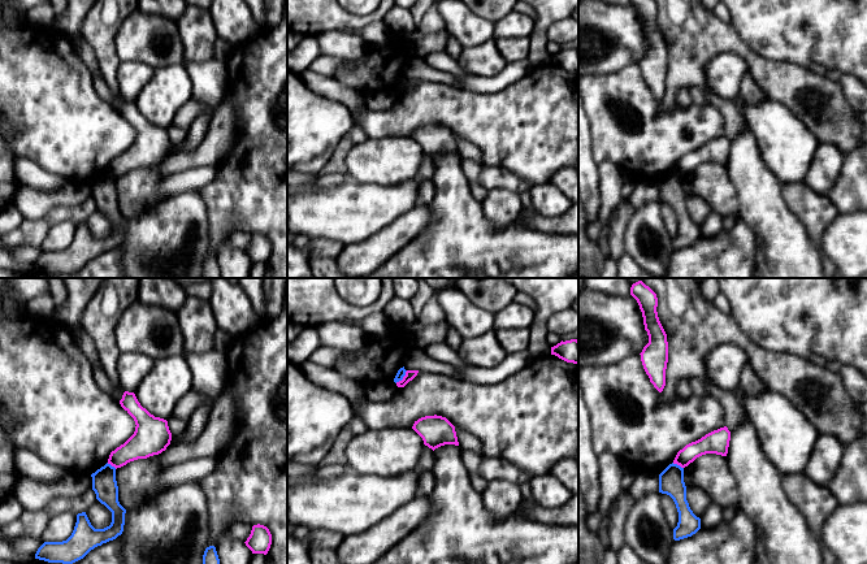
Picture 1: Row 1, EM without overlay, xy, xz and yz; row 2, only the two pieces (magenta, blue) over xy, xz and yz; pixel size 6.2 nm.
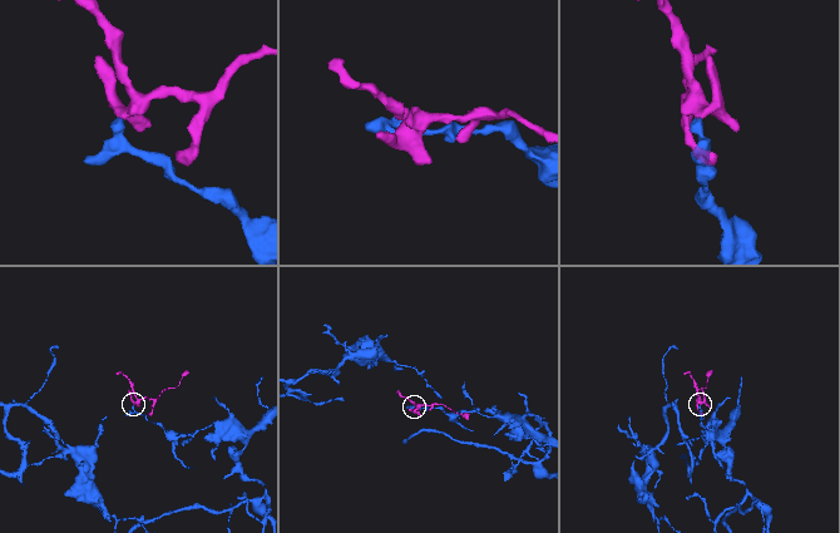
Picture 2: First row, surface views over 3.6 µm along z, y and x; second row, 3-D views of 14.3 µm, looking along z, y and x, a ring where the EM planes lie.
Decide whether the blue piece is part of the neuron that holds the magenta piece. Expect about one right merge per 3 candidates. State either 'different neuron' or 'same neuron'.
different neuron

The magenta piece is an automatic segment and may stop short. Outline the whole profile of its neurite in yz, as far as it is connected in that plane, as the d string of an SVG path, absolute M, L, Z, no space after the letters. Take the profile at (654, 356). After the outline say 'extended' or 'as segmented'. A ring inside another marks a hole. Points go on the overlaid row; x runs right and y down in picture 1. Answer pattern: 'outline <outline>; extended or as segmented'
outline M642 281L632 285L630 295L637 300L643 317L649 343L643 347L641 361L650 382L662 392L666 386L666 369L668 363L667 334L659 321L656 294Z; as segmented

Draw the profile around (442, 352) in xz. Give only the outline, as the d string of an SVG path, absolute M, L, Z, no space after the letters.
M434 343L424 350L432 359L455 368L471 366L446 343Z

